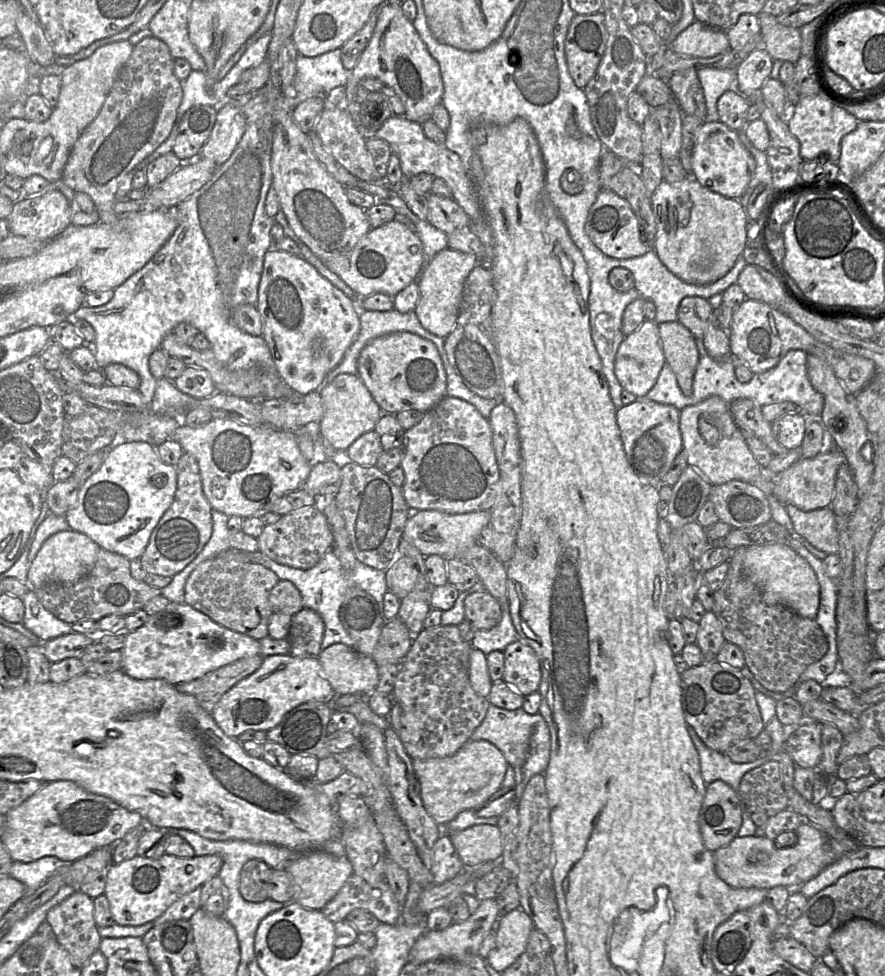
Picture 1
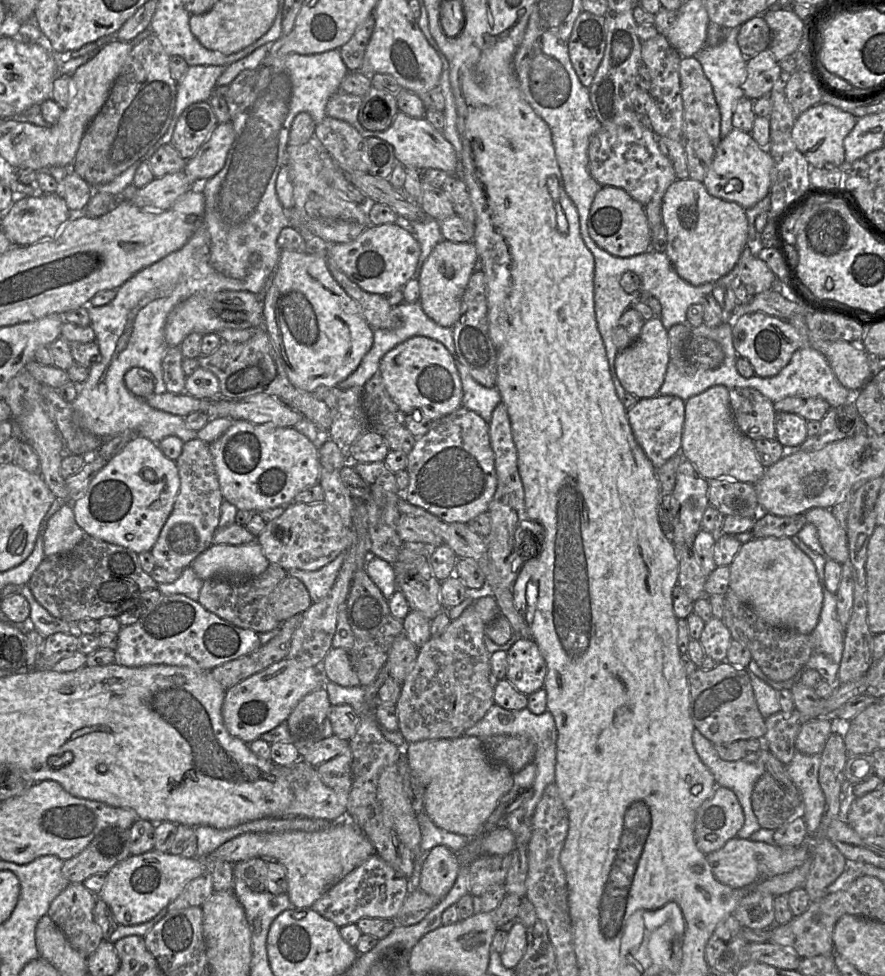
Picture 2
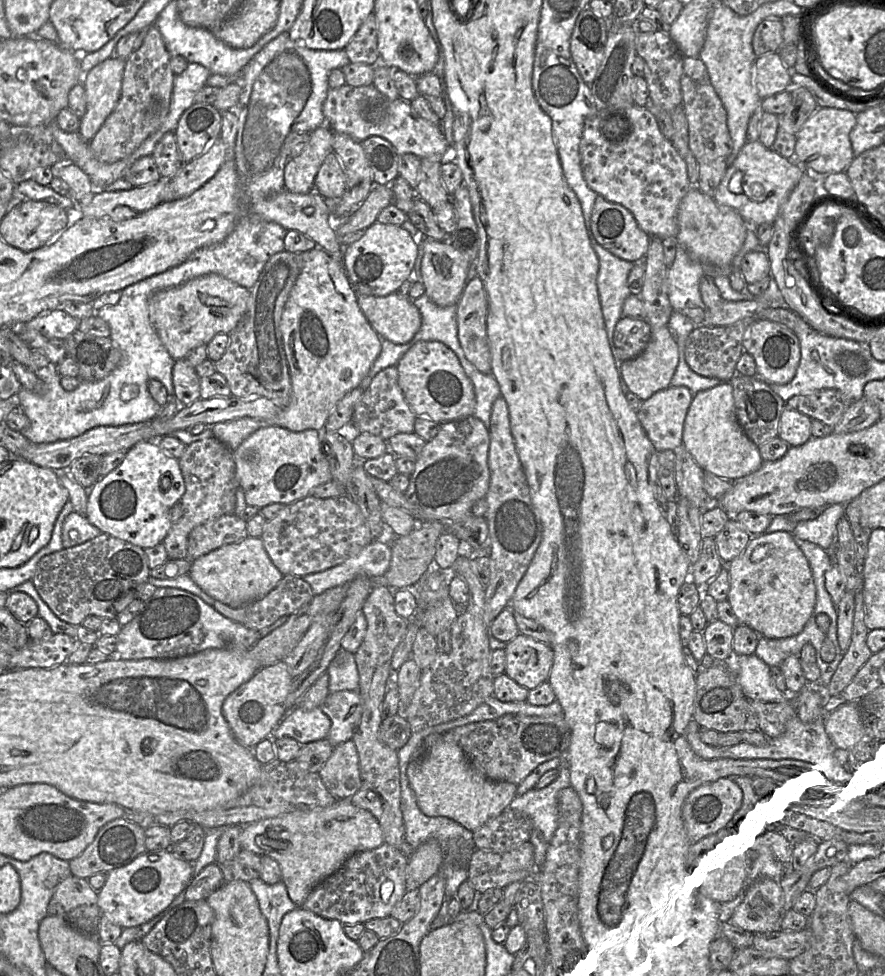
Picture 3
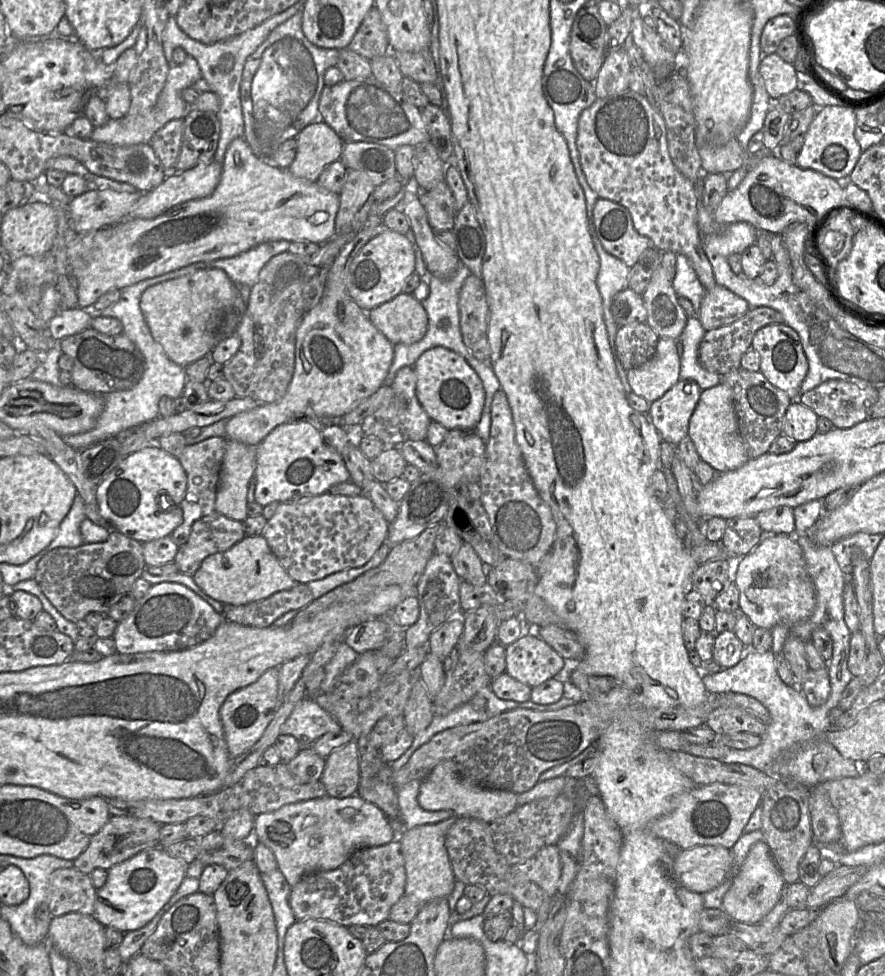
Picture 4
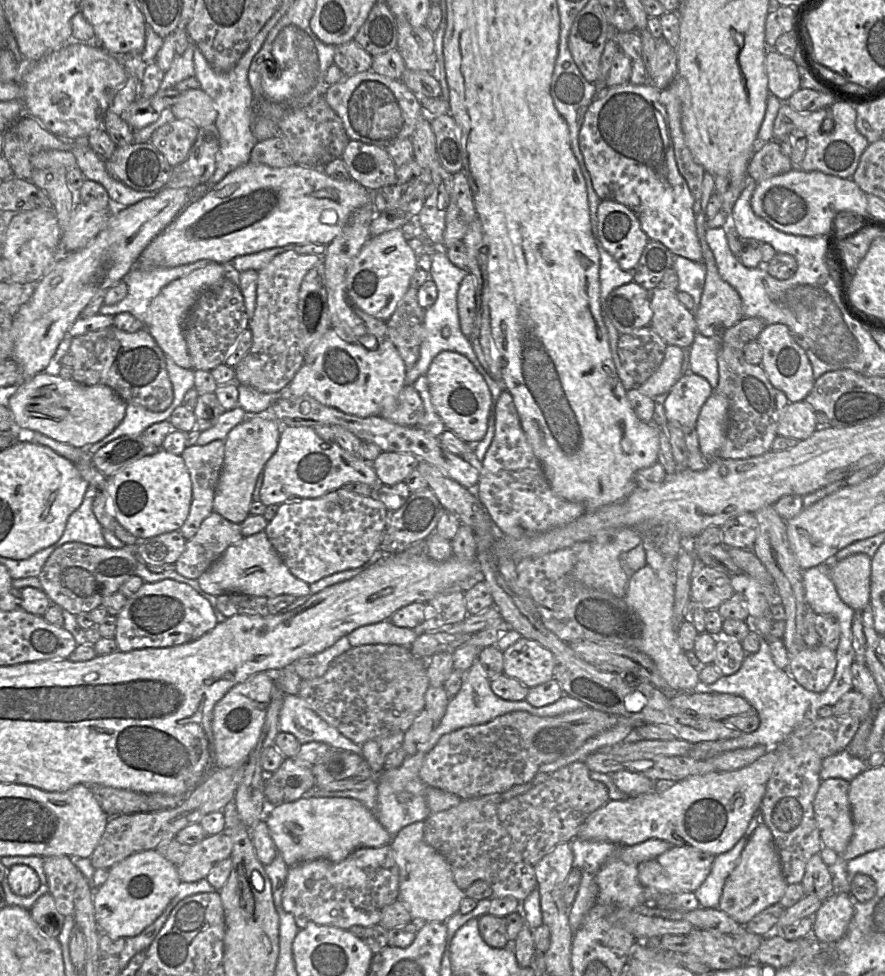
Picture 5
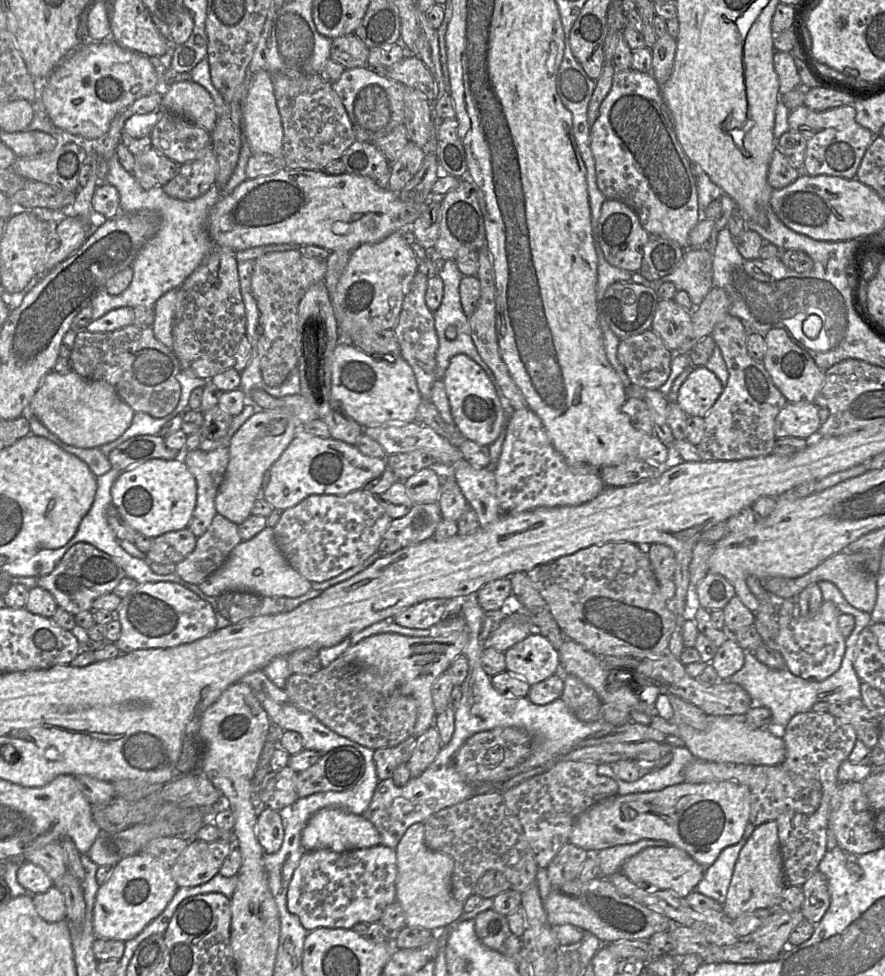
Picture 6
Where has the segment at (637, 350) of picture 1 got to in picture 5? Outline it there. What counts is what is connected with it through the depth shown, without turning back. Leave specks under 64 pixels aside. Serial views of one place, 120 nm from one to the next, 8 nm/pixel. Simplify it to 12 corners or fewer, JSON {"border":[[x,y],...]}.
{"border":[[667,345],[657,371],[635,386],[654,398],[682,376],[683,349]]}

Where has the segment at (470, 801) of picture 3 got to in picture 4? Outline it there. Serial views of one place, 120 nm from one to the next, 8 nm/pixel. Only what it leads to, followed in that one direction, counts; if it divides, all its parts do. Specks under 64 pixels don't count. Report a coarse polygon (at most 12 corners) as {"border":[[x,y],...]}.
{"border":[[452,760],[420,783],[426,811],[490,823],[518,805],[509,790],[463,781]]}

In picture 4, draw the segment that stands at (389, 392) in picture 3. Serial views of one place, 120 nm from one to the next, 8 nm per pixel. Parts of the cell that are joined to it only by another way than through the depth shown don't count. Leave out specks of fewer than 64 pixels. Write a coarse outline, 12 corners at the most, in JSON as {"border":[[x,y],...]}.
{"border":[[413,367],[398,370],[395,392],[360,424],[386,447],[426,440],[431,419],[416,396]]}

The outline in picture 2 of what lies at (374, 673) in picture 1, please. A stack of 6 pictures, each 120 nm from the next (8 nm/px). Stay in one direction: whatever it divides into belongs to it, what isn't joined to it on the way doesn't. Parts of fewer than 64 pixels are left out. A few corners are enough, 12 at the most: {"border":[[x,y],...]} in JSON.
{"border":[[331,648],[320,667],[326,680],[360,685],[344,648]]}

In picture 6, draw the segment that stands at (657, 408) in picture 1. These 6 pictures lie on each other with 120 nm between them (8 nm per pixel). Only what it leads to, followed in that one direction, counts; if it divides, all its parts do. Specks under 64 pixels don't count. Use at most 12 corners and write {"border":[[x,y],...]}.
{"border":[[705,366],[693,368],[676,403],[704,418],[723,391]]}

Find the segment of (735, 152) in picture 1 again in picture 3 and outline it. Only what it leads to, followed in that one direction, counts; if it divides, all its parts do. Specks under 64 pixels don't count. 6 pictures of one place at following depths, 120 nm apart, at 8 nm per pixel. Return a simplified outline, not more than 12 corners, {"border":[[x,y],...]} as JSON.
{"border":[[747,142],[713,198],[773,224],[804,169]]}

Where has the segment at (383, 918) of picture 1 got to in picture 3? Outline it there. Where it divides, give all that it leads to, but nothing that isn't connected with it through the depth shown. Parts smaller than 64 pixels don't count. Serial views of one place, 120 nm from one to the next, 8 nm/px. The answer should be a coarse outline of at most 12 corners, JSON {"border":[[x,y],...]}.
{"border":[[357,852],[301,907],[343,925],[389,917],[408,891],[405,854]]}

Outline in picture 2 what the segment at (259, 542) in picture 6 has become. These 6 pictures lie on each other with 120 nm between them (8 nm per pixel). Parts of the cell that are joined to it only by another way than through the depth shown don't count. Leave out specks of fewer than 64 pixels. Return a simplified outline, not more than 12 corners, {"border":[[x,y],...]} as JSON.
{"border":[[254,541],[212,544],[190,565],[202,581],[253,578],[270,562]]}

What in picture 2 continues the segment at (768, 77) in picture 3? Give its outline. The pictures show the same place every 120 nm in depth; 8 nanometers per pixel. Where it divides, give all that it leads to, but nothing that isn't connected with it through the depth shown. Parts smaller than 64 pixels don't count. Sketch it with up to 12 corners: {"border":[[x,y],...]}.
{"border":[[767,49],[747,60],[745,96],[769,95],[782,69]]}

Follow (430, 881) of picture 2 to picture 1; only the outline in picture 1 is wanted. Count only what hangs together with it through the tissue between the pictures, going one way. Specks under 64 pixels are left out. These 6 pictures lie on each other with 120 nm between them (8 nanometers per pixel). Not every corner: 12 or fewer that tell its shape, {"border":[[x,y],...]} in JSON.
{"border":[[449,836],[434,845],[434,884],[455,878],[464,864]]}

